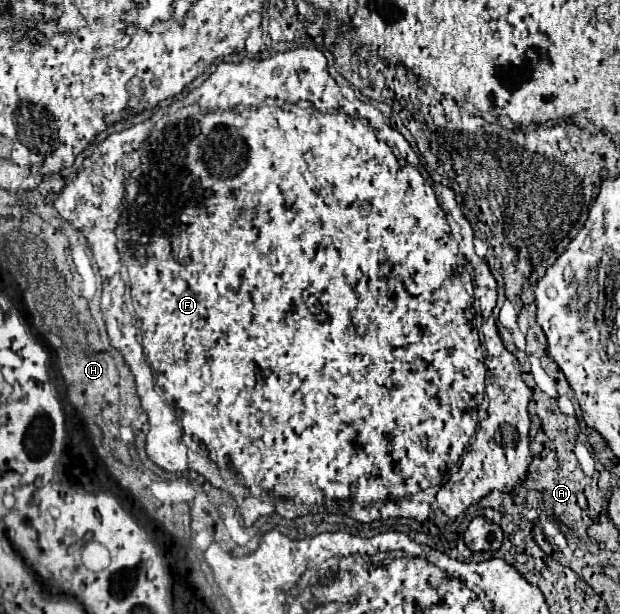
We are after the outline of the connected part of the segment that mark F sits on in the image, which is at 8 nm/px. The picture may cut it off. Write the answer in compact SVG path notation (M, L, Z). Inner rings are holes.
M297 48L297 50L289 50L289 52L281 52L281 54L275 54L275 56L271 56L271 58L265 58L265 60L243 60L243 62L239 62L239 64L233 64L233 62L229 62L229 64L227 64L227 62L219 62L219 64L217 64L217 70L215 70L215 72L213 72L213 74L211 74L211 76L209 76L209 78L207 78L207 80L205 80L205 82L203 82L203 84L201 84L201 86L199 86L199 88L195 88L195 90L191 90L191 92L189 92L189 94L187 94L187 96L185 96L185 98L183 98L183 100L177 100L177 108L171 108L171 106L165 106L165 108L159 108L159 110L157 110L157 112L155 112L155 114L153 114L153 116L151 116L151 118L149 118L149 120L147 120L147 122L141 122L141 124L137 124L137 126L131 126L131 128L127 128L127 130L123 130L123 132L117 132L117 134L109 134L109 136L107 136L107 138L105 138L105 140L103 140L103 142L101 142L101 144L97 144L97 148L95 148L95 150L93 150L93 160L95 160L95 162L93 162L93 166L91 166L91 168L83 168L83 170L81 170L81 172L79 172L79 174L77 174L77 176L75 176L75 178L73 178L73 180L71 180L71 184L67 184L67 186L65 186L65 188L63 188L63 192L61 192L61 194L59 194L59 198L57 198L57 200L55 200L55 208L57 208L57 212L59 212L59 214L61 214L61 218L63 218L63 220L65 220L65 222L69 222L69 224L71 224L71 226L75 226L75 228L77 228L77 230L81 230L81 234L83 234L83 236L85 236L85 238L87 238L87 242L89 242L89 248L91 248L91 252L93 252L93 258L95 258L95 262L97 262L97 266L99 266L99 274L101 274L101 278L103 278L103 294L101 294L101 310L103 310L103 318L105 318L105 324L107 324L107 332L109 332L109 340L111 340L111 346L113 346L113 348L117 348L117 350L119 350L119 352L121 352L121 354L123 354L123 358L125 358L125 362L127 362L127 364L129 364L129 368L131 368L131 372L133 372L133 376L135 376L135 384L137 384L137 392L139 392L139 398L141 398L141 404L143 404L143 410L145 410L145 412L147 412L147 416L149 416L149 426L151 426L151 428L149 428L149 434L147 434L147 456L149 456L149 460L151 460L151 462L153 462L153 464L157 464L157 466L159 466L159 468L163 468L163 470L167 470L167 472L183 472L183 470L195 470L195 472L199 472L199 474L201 474L201 476L205 476L205 478L207 478L207 480L209 480L209 482L211 482L211 484L213 484L213 486L217 486L217 488L223 488L223 490L227 490L227 492L229 492L229 494L231 494L231 496L233 496L233 498L235 498L235 500L237 500L237 504L239 504L239 510L241 510L241 516L243 516L243 520L245 520L245 526L251 526L251 524L253 524L253 522L255 522L255 520L257 520L257 518L259 518L259 516L265 516L265 514L273 514L273 512L275 512L275 514L281 514L281 516L283 516L283 518L297 518L297 516L301 516L301 514L307 514L307 512L343 512L343 514L347 514L347 516L351 516L351 518L353 518L353 520L361 520L361 522L373 522L373 520L379 520L379 518L381 518L381 520L385 520L385 518L401 518L401 516L407 516L407 518L415 518L415 520L419 520L419 522L425 522L425 520L429 520L429 516L435 516L435 520L437 520L437 518L441 518L441 516L445 516L445 518L447 518L447 520L455 520L455 518L457 518L457 516L459 516L459 514L463 514L463 510L467 510L467 506L471 506L471 504L475 504L475 502L479 502L479 500L481 500L481 498L483 498L483 496L487 496L487 494L489 494L489 492L491 492L491 490L501 490L501 492L511 492L511 490L513 490L513 488L515 488L515 484L517 484L517 482L521 482L521 480L523 480L523 478L525 478L525 472L527 472L527 466L529 466L529 462L531 462L531 454L529 454L529 414L527 414L527 404L529 404L529 400L531 400L531 388L529 388L529 386L527 386L527 384L525 384L525 382L523 382L523 378L521 378L521 376L519 376L519 370L517 370L517 358L515 358L515 356L513 356L513 354L509 354L509 352L507 352L507 348L505 348L505 346L504 346L504 345L503 345L503 342L502 342L502 339L501 339L501 337L500 337L500 336L499 336L499 332L498 332L498 328L497 328L497 325L496 325L496 322L495 322L495 318L493 318L493 308L495 308L495 306L496 306L496 303L497 303L497 284L495 284L495 278L493 278L493 274L491 274L491 270L489 270L489 266L487 266L487 264L485 264L485 262L483 262L483 260L481 260L481 258L477 258L477 254L475 254L475 246L473 246L473 254L465 254L465 260L467 260L467 262L465 262L465 260L463 260L463 254L461 254L461 252L459 252L459 248L457 248L457 240L455 240L455 238L453 238L453 234L451 234L451 230L449 230L449 224L447 224L447 220L445 220L445 212L443 212L443 210L441 210L441 208L439 208L439 202L437 202L437 196L435 196L435 192L433 192L433 188L431 188L431 182L429 182L429 180L425 180L425 178L423 178L423 176L429 176L429 174L427 174L427 172L425 172L425 168L423 168L423 166L421 166L421 164L419 164L419 158L417 158L417 154L415 154L415 152L413 152L413 150L411 150L411 146L409 146L409 142L407 142L407 140L405 140L405 138L403 138L403 136L401 136L401 134L399 134L399 132L397 132L397 130L393 130L393 128L391 128L391 126L387 126L387 124L385 124L385 120L383 120L383 114L381 114L381 112L379 112L379 110L377 110L377 108L375 108L375 106L373 106L373 104L369 104L369 102L361 102L361 100L353 100L353 102L351 102L351 100L347 100L347 98L343 98L343 94L341 94L341 90L339 90L339 86L337 86L337 82L335 82L335 80L333 80L333 78L331 78L331 76L329 76L329 70L327 70L327 58L325 58L325 54L323 54L323 52L321 52L321 50L317 50L317 48ZM189 104L197 104L197 106L199 106L199 108L201 108L201 112L207 112L207 114L195 114L195 110L189 110L189 108L181 108L181 106L189 106ZM117 220L119 220L119 228L121 228L121 236L123 236L123 242L125 242L125 248L123 248L123 256L121 256L121 260L123 260L123 262L125 262L125 266L127 266L127 272L129 272L129 286L131 286L131 296L133 296L133 306L135 306L135 312L137 312L137 316L139 316L139 320L141 320L141 326L139 326L139 320L137 320L137 316L135 316L135 314L133 314L133 306L131 306L131 296L129 296L129 290L127 290L127 284L125 284L125 282L123 282L123 278L121 278L121 260L119 260L119 252L117 252L117 234L115 234L115 228L117 228ZM475 316L481 316L481 318L483 318L483 324L481 324L481 332L483 332L483 344L485 344L485 350L487 350L487 354L485 354L485 362L483 362L483 350L482 350L482 348L481 348L481 342L479 342L479 332L478 332L478 331L479 331L479 330L478 330L478 329L477 329L477 328L475 328L475 324L473 324L473 320L475 320ZM485 364L487 364L487 396L489 396L489 408L487 408L487 418L485 418L485 420L481 420L481 422L479 422L479 418L477 418L477 412L479 412L479 404L481 404L481 400L483 400L483 390L485 390ZM473 434L475 434L475 440L473 440L473 442L471 442L471 444L469 444L469 448L467 448L467 452L465 452L465 454L463 454L463 450L465 450L465 446L467 446L467 442L469 442L469 438L471 438L471 436L473 436ZM461 454L463 454L463 460L461 460L461 468L459 468L459 470L457 470L457 472L453 472L453 474L451 474L451 480L447 480L447 484L443 484L443 480L445 480L445 476L447 476L447 472L449 472L449 470L451 470L451 468L453 468L453 466L455 466L455 464L457 464L457 462L459 462L459 458L461 458Z

